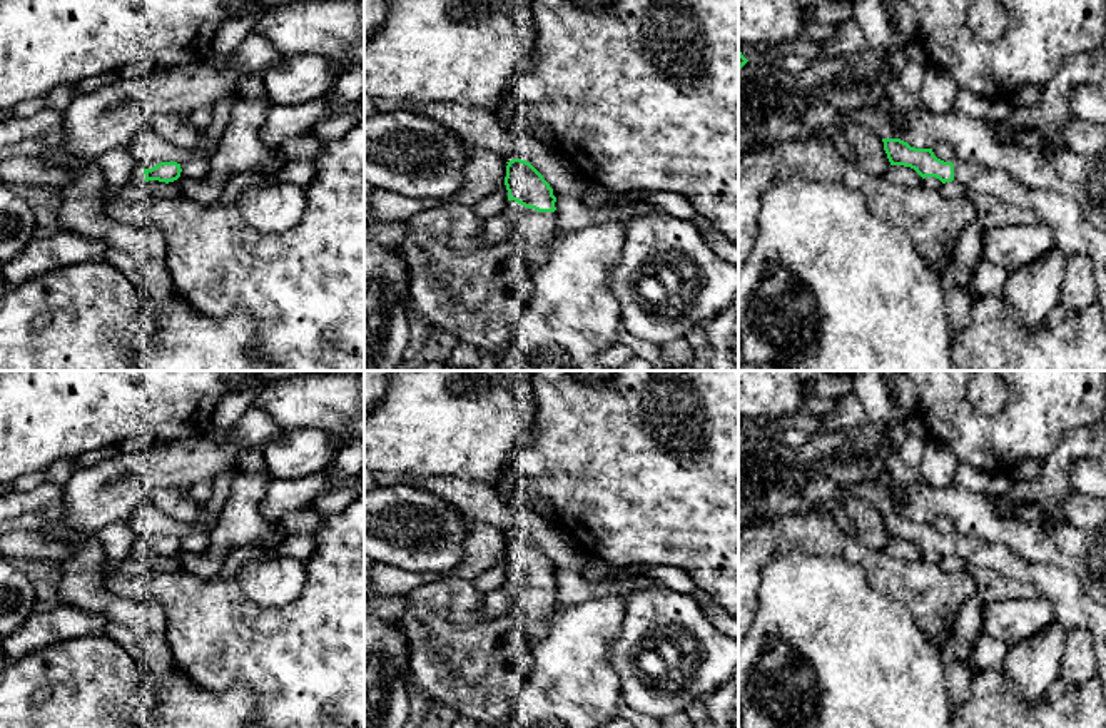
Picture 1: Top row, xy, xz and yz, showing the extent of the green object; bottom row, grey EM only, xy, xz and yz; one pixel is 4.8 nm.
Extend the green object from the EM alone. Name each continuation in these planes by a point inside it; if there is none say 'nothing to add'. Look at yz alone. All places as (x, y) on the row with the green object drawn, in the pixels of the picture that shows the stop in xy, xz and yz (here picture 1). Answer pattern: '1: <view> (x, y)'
1: yz (1073, 234)

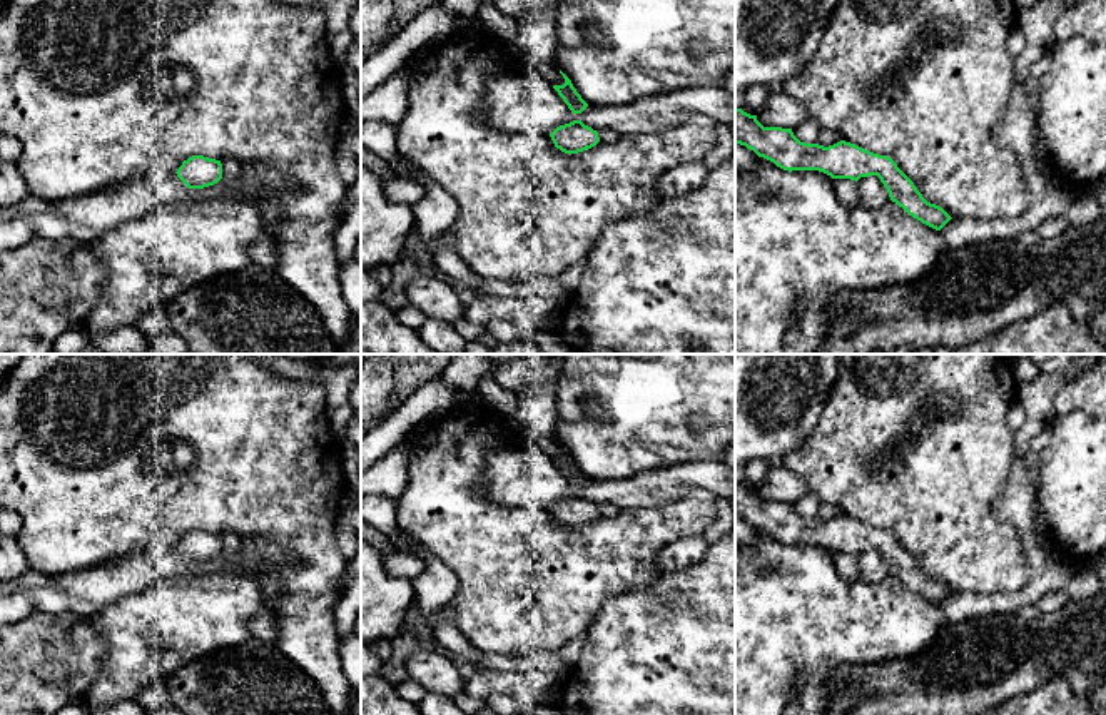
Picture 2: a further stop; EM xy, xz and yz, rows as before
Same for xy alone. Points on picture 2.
nothing to add

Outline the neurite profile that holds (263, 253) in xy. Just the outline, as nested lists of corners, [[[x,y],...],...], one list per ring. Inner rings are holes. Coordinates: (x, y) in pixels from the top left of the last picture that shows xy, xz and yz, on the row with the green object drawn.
[[[262,234],[251,247],[249,257],[254,266],[262,267],[264,271],[276,271],[277,254],[272,239],[267,234]]]

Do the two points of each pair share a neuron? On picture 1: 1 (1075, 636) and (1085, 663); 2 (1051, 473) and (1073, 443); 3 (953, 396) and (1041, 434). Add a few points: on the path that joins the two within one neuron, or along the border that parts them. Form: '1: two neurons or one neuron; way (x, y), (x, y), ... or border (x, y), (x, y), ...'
1: one neuron; way (1078, 643), (1078, 657)
2: one neuron; way (1056, 466), (1070, 449)
3: one neuron; way (971, 419), (986, 434), (1018, 434)

